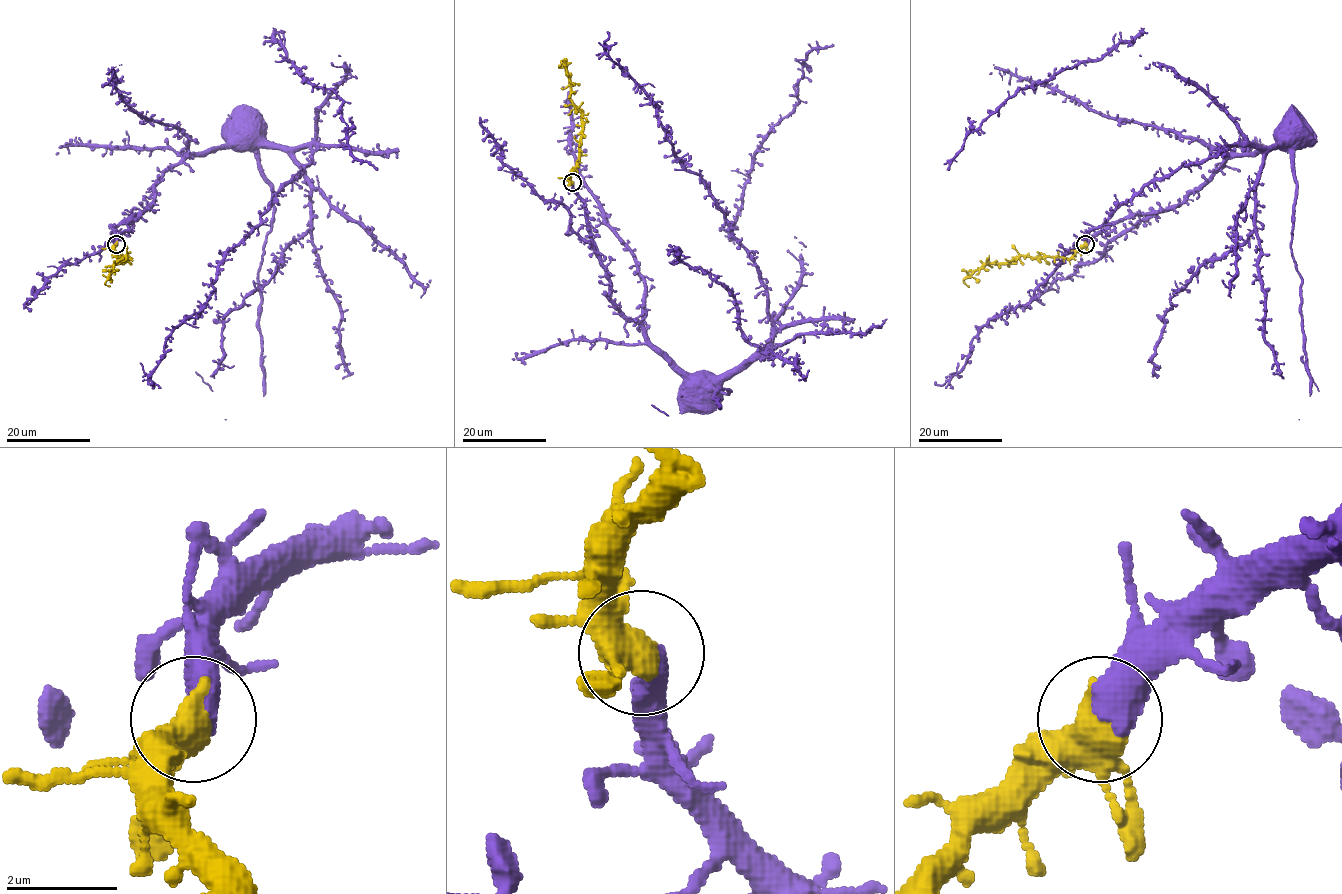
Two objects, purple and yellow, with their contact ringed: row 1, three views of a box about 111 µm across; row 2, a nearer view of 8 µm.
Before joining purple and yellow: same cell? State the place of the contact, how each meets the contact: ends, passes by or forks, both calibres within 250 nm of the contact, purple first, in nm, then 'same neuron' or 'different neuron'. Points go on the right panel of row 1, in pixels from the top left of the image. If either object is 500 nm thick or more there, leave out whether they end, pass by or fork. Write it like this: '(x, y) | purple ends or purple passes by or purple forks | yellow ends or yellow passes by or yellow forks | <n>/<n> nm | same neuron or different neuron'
(1085, 244) | 550/480 nm | same neuron

